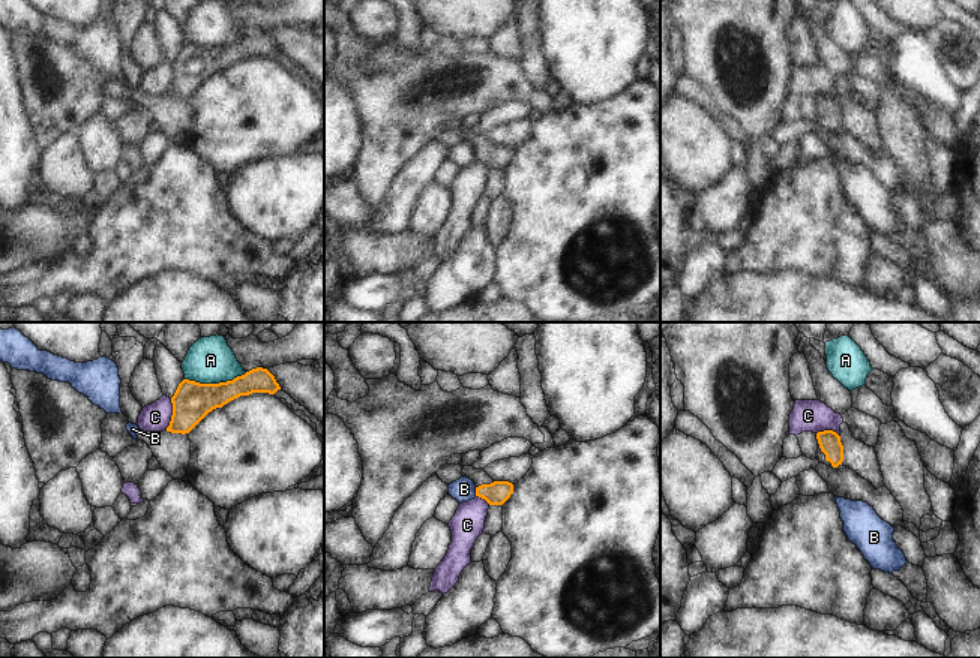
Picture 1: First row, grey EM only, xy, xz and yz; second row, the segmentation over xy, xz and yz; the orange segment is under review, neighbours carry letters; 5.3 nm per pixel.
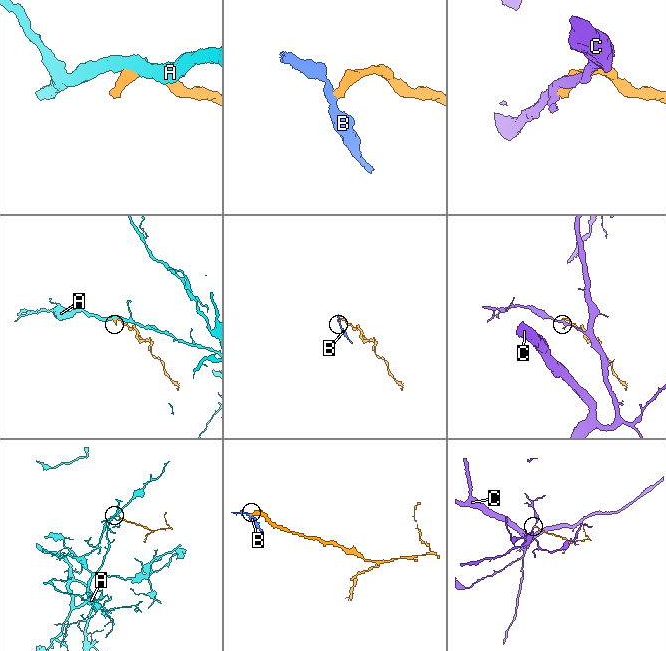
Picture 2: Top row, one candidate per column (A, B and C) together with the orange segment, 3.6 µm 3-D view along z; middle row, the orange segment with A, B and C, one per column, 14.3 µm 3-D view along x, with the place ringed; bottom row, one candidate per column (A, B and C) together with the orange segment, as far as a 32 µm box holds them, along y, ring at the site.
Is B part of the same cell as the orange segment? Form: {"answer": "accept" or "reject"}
{"answer": "reject"}

